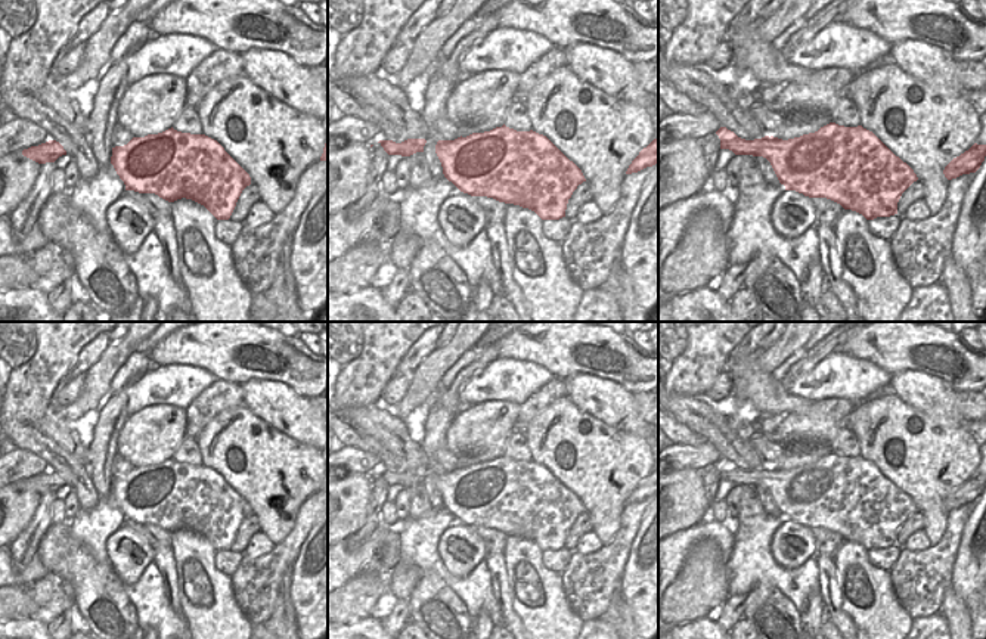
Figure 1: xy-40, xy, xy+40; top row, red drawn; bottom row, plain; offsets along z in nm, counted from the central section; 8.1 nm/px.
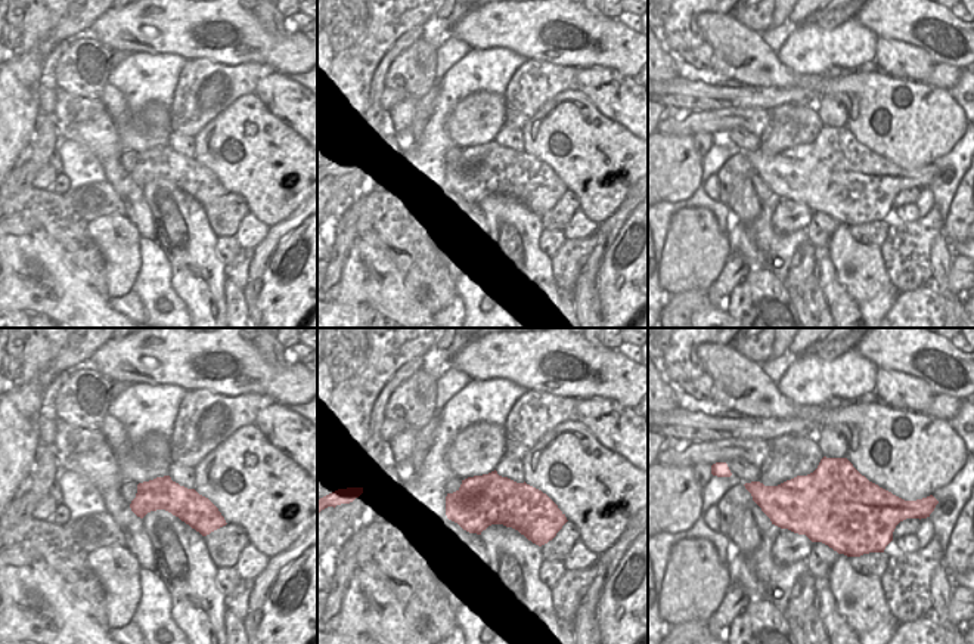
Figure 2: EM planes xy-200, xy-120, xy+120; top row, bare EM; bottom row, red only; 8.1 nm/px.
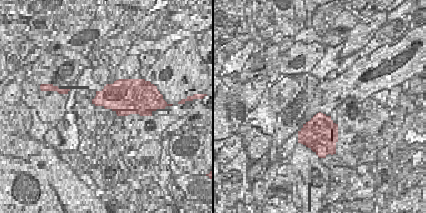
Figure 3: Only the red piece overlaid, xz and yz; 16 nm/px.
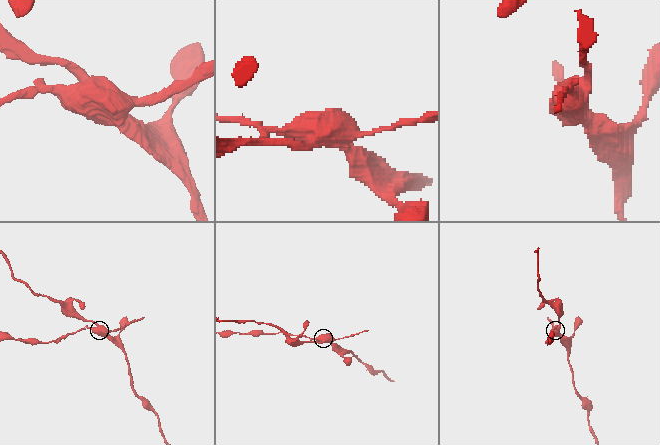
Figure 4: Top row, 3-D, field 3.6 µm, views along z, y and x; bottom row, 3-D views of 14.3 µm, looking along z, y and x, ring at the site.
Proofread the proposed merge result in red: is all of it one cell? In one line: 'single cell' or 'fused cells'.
fused cells

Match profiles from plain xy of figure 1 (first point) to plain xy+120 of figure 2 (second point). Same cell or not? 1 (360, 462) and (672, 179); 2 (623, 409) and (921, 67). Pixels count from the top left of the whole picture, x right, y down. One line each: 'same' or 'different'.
1: different
2: same

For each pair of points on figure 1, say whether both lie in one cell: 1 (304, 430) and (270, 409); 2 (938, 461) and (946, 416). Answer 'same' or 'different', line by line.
1: same
2: different

